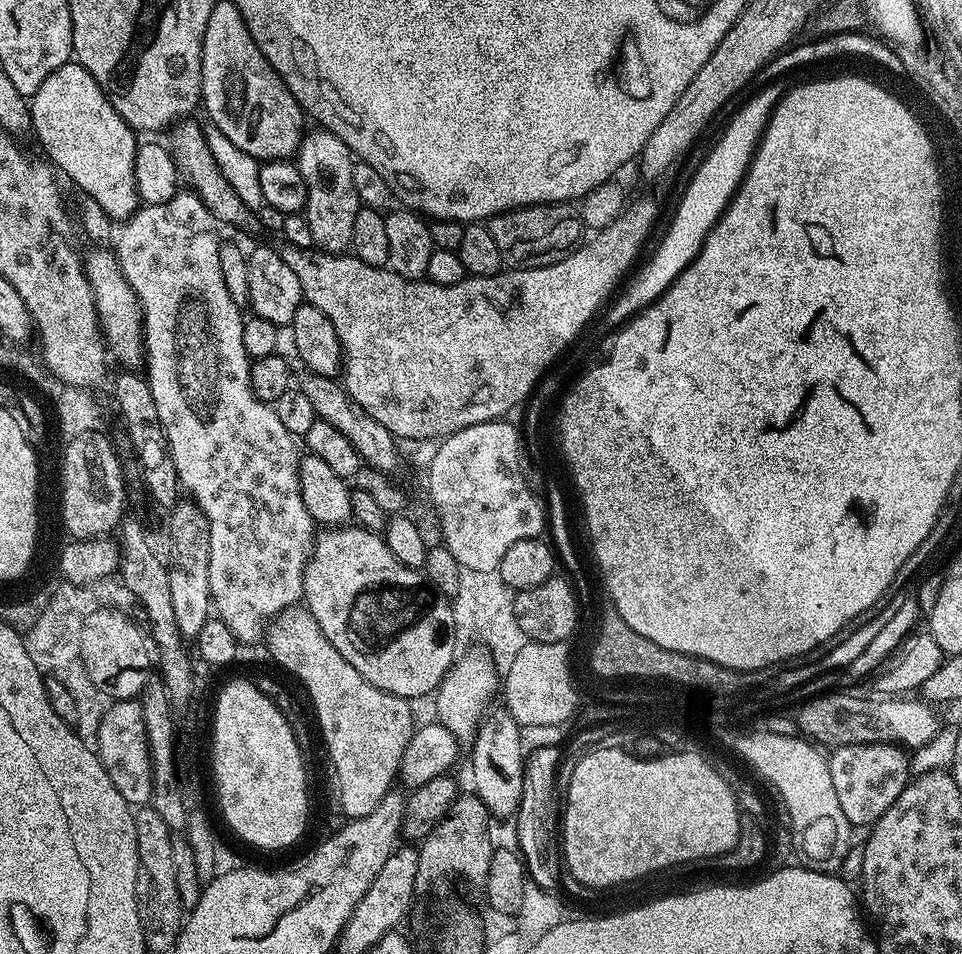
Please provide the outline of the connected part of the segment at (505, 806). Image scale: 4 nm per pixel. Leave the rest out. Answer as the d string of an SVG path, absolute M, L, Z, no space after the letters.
M503 706L493 707L483 717L476 729L472 745L472 784L474 794L488 807L493 817L515 817L522 802L522 782L524 781L524 761L526 747L520 741L522 729Z

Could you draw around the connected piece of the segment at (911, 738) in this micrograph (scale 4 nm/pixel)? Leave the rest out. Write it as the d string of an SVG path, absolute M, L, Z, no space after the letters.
M842 692L822 694L806 701L795 713L798 731L809 741L828 748L858 744L898 744L907 749L920 748L940 727L936 711L927 701L918 698L858 698Z

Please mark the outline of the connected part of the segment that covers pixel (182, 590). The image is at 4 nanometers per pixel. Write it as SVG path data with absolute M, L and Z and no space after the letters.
M191 500L179 501L168 518L168 582L166 595L173 599L179 632L186 640L194 640L211 619L210 538L205 515Z

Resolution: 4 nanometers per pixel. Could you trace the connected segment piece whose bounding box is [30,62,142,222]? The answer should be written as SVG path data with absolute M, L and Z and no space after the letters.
M75 62L63 64L61 68L54 70L54 74L50 74L50 78L46 78L46 82L42 82L42 86L38 86L38 90L30 97L30 107L32 132L44 147L43 155L61 173L64 171L81 188L84 196L94 198L94 202L98 202L98 206L106 210L112 221L123 222L132 217L142 204L134 182L134 158L138 136L118 114L118 110L114 110L107 92L103 92L100 88L100 83L80 64Z

